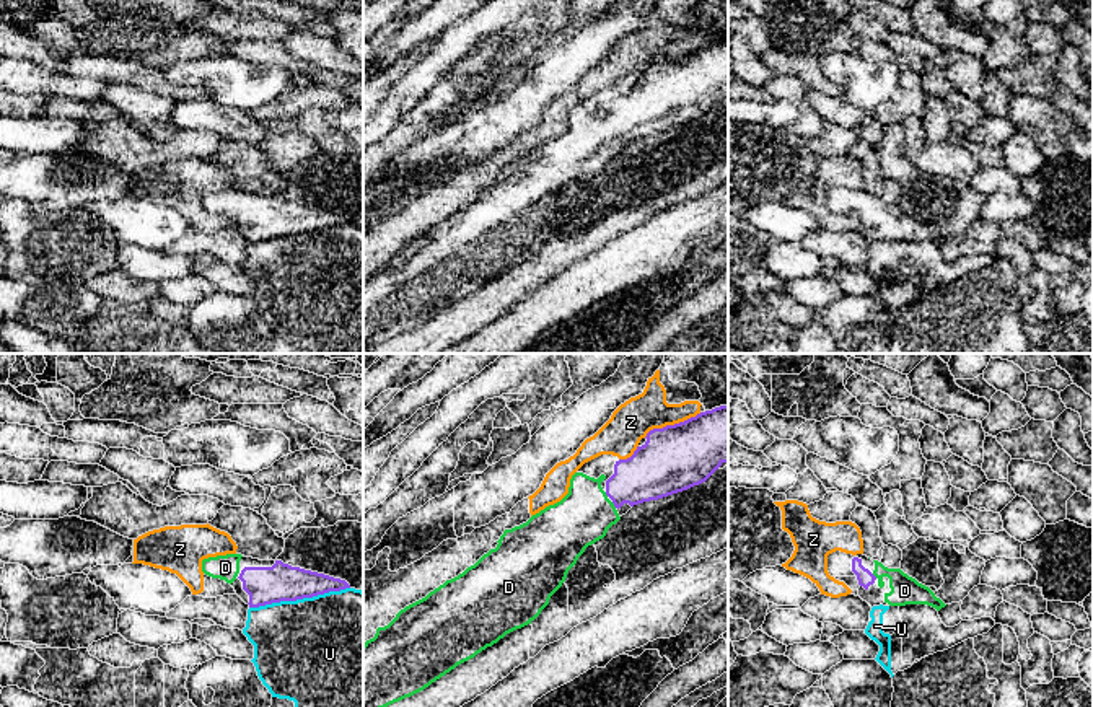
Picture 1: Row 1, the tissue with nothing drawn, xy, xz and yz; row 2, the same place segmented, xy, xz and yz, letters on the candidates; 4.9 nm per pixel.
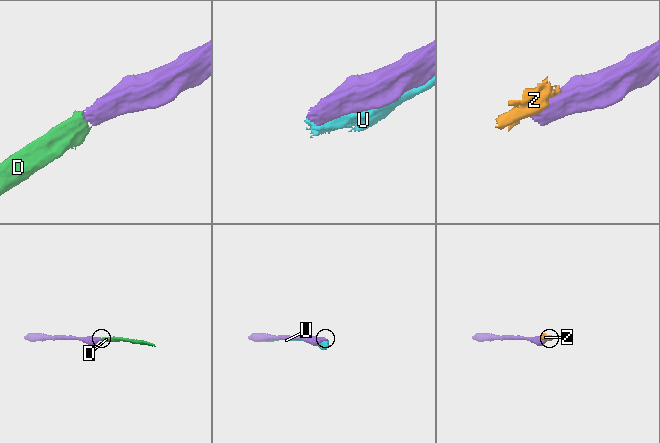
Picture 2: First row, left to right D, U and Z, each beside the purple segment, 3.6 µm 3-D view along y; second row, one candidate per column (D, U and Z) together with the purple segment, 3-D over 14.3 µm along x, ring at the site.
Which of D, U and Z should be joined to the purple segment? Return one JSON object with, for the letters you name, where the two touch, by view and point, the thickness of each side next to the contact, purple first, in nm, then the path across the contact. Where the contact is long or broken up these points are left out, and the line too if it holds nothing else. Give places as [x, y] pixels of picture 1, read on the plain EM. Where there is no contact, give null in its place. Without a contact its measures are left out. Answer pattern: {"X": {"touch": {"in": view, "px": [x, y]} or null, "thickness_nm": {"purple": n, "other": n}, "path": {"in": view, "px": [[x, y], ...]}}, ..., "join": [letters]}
{"D": {"touch": {"in": "xz", "px": [614, 140]}, "thickness_nm": {"purple": 260, "other": 280}, "path": {"in": "xz", "px": [[652, 108], [644, 111], [614, 140], [583, 152]]}}, "join": ["D"]}

